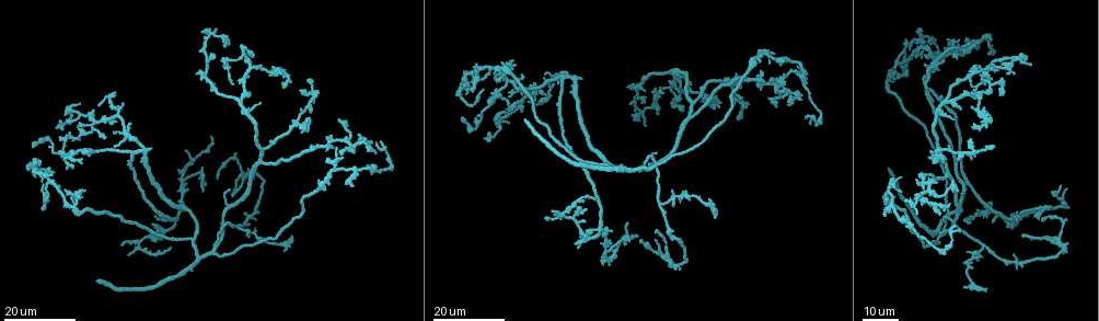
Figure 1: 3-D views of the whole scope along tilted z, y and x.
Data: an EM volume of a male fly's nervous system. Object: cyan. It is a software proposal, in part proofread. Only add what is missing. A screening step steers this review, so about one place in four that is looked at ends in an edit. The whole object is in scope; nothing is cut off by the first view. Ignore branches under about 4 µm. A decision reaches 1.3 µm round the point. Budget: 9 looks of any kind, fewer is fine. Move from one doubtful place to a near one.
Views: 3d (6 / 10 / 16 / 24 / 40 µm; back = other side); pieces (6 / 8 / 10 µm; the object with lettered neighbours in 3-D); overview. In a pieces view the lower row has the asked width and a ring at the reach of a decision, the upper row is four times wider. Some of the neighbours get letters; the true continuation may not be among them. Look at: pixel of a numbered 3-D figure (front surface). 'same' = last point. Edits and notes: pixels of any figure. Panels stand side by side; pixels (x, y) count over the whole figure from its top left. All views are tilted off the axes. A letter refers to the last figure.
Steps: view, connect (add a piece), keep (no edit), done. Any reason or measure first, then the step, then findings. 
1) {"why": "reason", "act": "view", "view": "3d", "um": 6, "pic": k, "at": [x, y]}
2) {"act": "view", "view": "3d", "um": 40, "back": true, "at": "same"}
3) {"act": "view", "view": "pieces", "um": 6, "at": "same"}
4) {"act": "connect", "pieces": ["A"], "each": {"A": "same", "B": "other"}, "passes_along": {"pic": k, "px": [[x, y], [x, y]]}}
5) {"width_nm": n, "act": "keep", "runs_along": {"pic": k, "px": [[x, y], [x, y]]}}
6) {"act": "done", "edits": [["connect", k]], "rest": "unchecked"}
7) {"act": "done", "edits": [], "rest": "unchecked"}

{"why": "an open end", "act": "view", "view": "3d", "um": 24, "pic": 1, "at": [995, 145]}

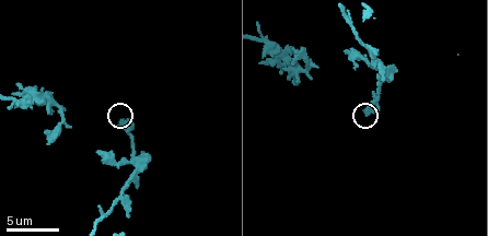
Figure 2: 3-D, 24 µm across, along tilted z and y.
{"act": "view", "view": "pieces", "um": 8, "pic": 2, "at": [366, 116]}

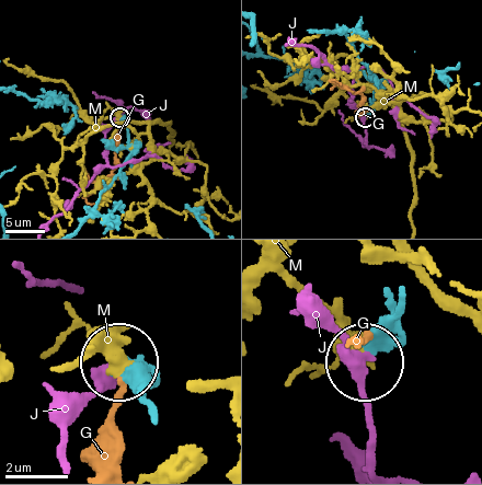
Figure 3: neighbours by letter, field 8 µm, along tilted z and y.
{"act": "keep", "each": {"G": "other", "J": "other", "M": "other"}, "runs_along": {"pic": 3, "px": [[402, 307], [369, 361]]}, "found": "none of them fits"}

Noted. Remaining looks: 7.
{"why": "free end", "act": "view", "view": "3d", "um": 24, "pic": 1, "at": [892, 70]}

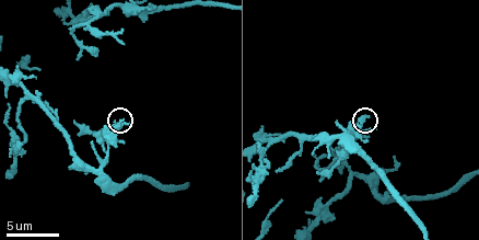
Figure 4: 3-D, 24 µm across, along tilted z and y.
{"why": "what lies round it", "act": "view", "view": "pieces", "um": 8, "pic": 4, "at": [365, 116]}

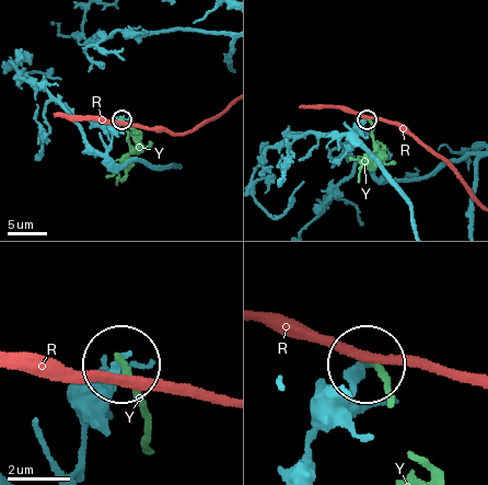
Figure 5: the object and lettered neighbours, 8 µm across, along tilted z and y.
{"width_nm": 170, "act": "keep", "each": {"R": "other", "Y": "other"}, "runs_along": {"pic": 5, "px": [[328, 413], [359, 369]]}, "found": "no lettered piece goes on from it"}

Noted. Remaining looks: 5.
{"why": "thick end", "act": "view", "view": "3d", "um": 16, "pic": 1, "at": [472, 89]}

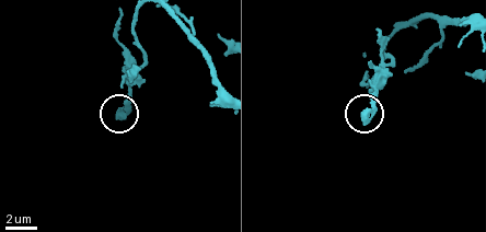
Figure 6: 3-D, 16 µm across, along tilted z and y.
{"why": "what lies round it", "act": "view", "view": "pieces", "um": 10, "pic": 6, "at": [364, 124]}

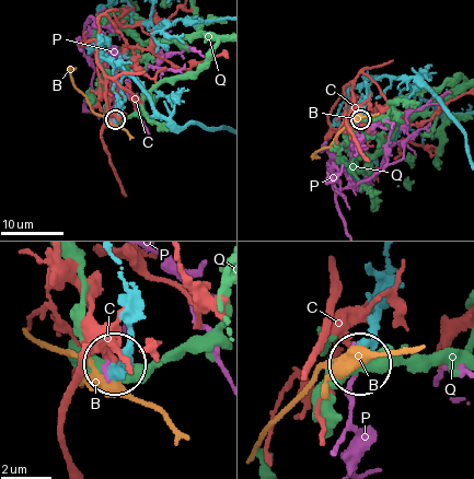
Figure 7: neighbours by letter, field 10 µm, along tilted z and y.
{"width_nm": 390, "act": "keep", "each": {"B": "other", "C": "other", "P": "other", "Q": "other"}, "found": "none of them fits"}

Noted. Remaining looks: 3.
{"why": "free end", "act": "view", "view": "3d", "um": 16, "pic": 1, "at": [34, 146]}

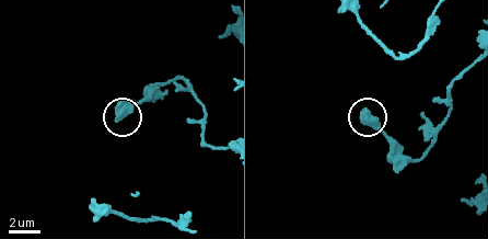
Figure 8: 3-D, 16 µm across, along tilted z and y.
{"act": "view", "view": "pieces", "um": 8, "pic": 8, "at": [116, 121]}

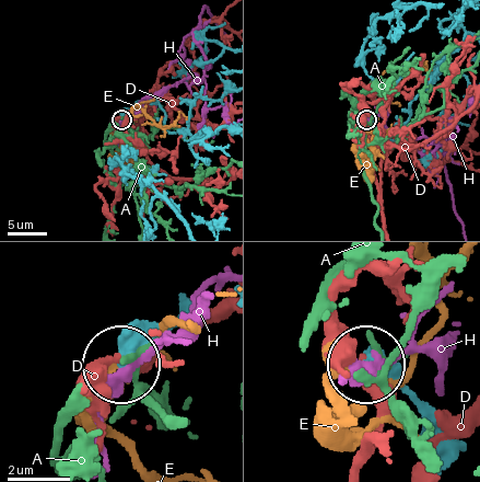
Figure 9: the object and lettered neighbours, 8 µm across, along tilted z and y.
{"act": "keep", "each": {"A": "other", "D": "other", "E": "other", "H": "other"}, "runs_along": {"pic": 9, "px": [[452, 440], [405, 390], [367, 367]]}, "found": "no lettered piece goes on from it"}

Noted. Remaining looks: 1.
{"act": "done", "edits": [], "rest": "unchecked"}

